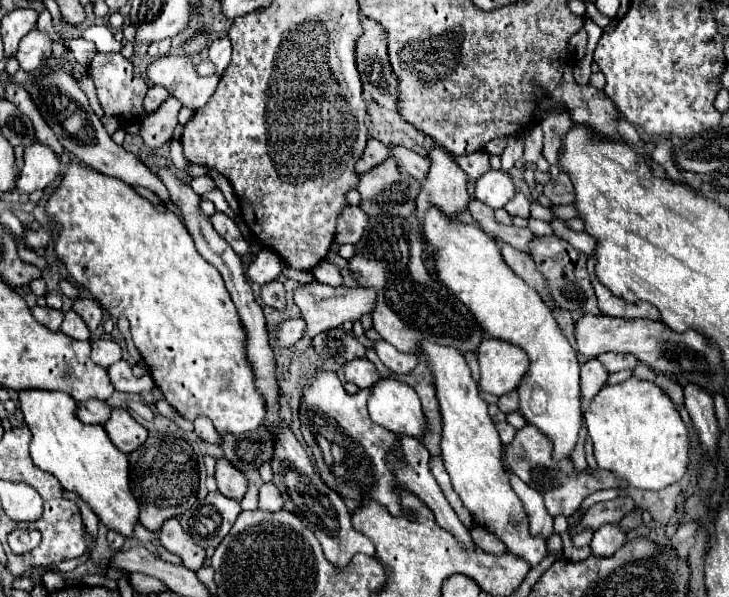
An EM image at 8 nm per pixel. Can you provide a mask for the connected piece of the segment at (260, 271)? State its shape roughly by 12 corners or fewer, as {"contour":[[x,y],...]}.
{"contour":[[263,248],[251,262],[251,282],[271,282],[281,274],[279,256]]}

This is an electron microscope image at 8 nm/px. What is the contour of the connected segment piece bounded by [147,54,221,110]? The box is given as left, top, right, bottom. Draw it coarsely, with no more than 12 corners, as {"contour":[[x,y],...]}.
{"contour":[[163,56],[147,68],[183,106],[201,108],[219,74],[199,76],[189,56]]}

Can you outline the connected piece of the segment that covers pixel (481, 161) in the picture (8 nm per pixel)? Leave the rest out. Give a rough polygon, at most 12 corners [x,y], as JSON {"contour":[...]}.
{"contour":[[485,150],[453,156],[470,180],[474,193],[476,180],[491,169]]}

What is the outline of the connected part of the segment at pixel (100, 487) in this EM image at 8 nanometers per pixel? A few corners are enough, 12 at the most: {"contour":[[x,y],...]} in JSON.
{"contour":[[65,392],[19,394],[31,458],[133,538],[129,456]]}

